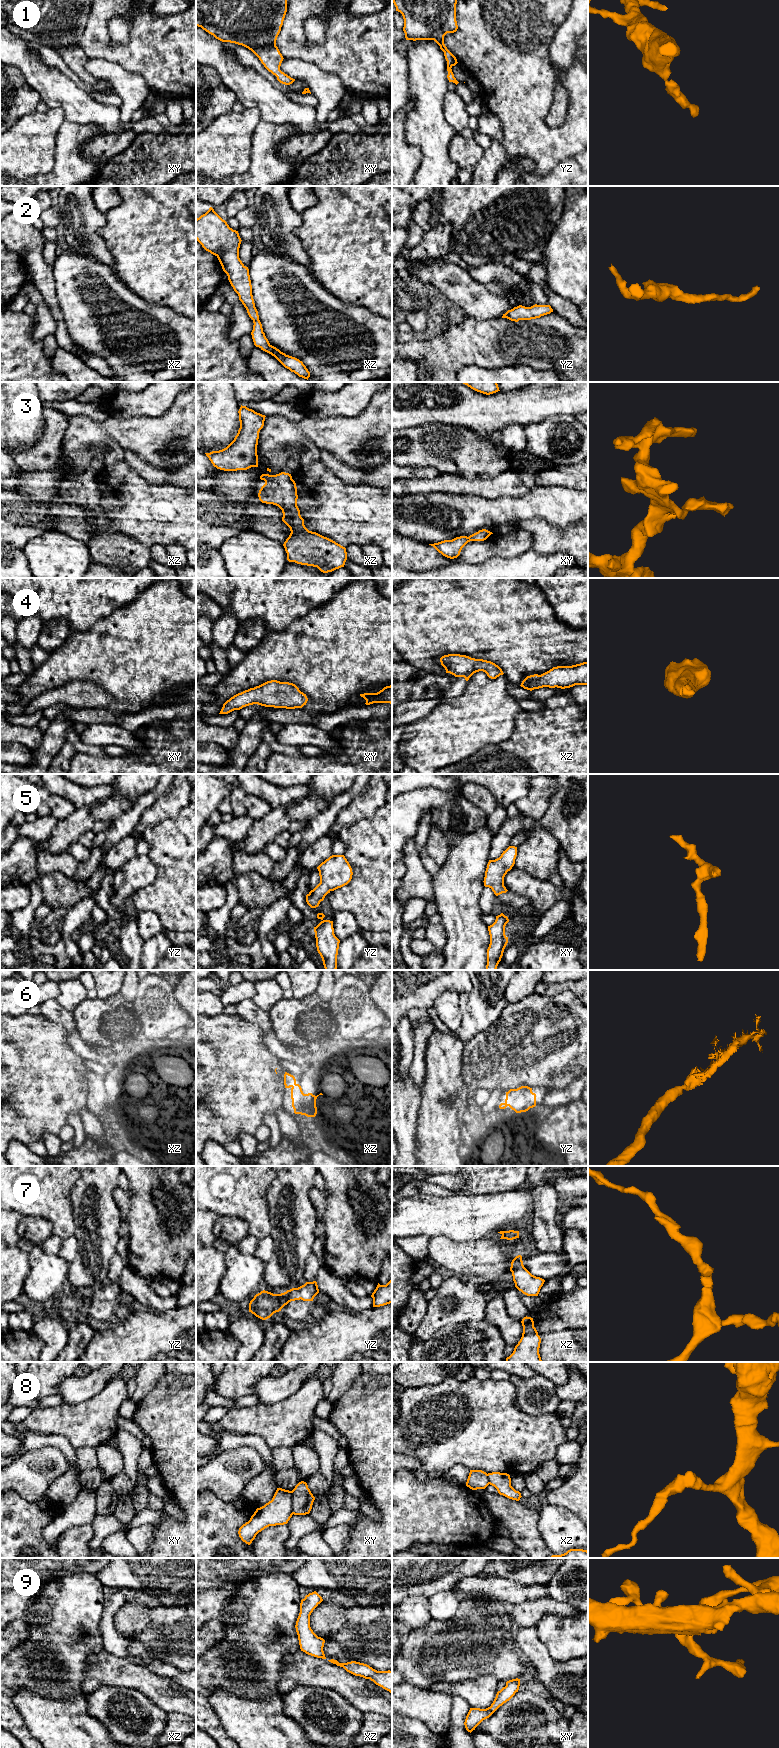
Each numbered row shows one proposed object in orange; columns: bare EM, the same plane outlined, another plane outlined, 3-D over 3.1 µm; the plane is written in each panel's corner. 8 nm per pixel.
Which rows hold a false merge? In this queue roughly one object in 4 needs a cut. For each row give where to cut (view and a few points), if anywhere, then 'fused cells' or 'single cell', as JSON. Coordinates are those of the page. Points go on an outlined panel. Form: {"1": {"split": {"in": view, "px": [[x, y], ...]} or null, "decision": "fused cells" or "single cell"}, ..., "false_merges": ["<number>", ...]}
{"1": {"split": null, "decision": "single cell"}, "2": {"split": null, "decision": "single cell"}, "3": {"split": null, "decision": "single cell"}, "4": {"split": null, "decision": "single cell"}, "5": {"split": null, "decision": "single cell"}, "6": {"split": null, "decision": "single cell"}, "7": {"split": null, "decision": "single cell"}, "8": {"split": {"in": "xy", "px": [[290, 1491], [293, 1513]]}, "decision": "fused cells"}, "9": {"split": null, "decision": "single cell"}, "false_merges": ["8"]}

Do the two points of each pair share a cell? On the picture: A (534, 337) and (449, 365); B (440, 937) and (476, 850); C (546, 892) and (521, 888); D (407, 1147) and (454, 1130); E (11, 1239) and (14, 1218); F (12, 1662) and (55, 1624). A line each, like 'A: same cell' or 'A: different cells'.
A: same cell
B: different cells
C: same cell
D: different cells
E: same cell
F: same cell

